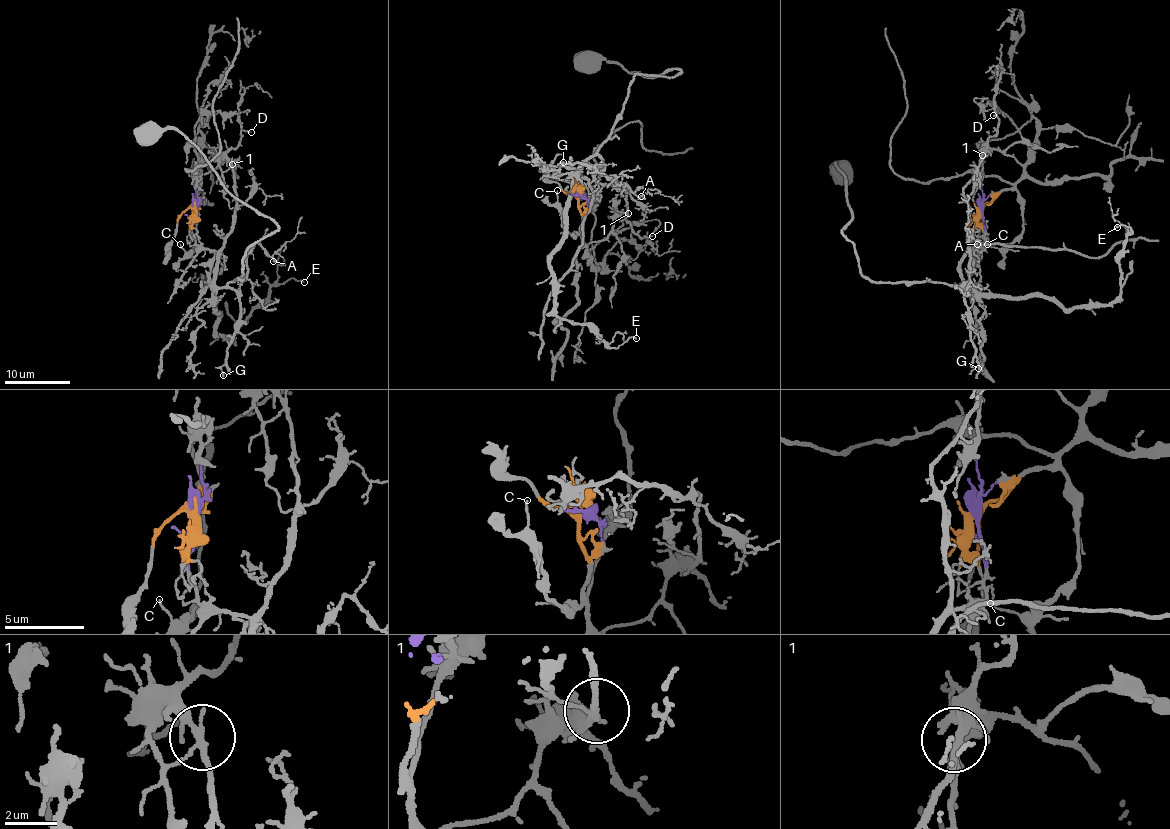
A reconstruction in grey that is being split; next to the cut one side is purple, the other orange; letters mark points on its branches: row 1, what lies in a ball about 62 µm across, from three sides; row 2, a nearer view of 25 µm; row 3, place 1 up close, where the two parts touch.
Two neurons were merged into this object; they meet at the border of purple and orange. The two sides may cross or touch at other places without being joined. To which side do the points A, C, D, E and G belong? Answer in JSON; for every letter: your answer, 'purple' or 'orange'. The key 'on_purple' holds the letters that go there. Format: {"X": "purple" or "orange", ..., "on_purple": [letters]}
{"A": "purple", "C": "orange", "D": "purple", "E": "purple", "G": "purple", "on_purple": ["A", "D", "E", "G"]}

